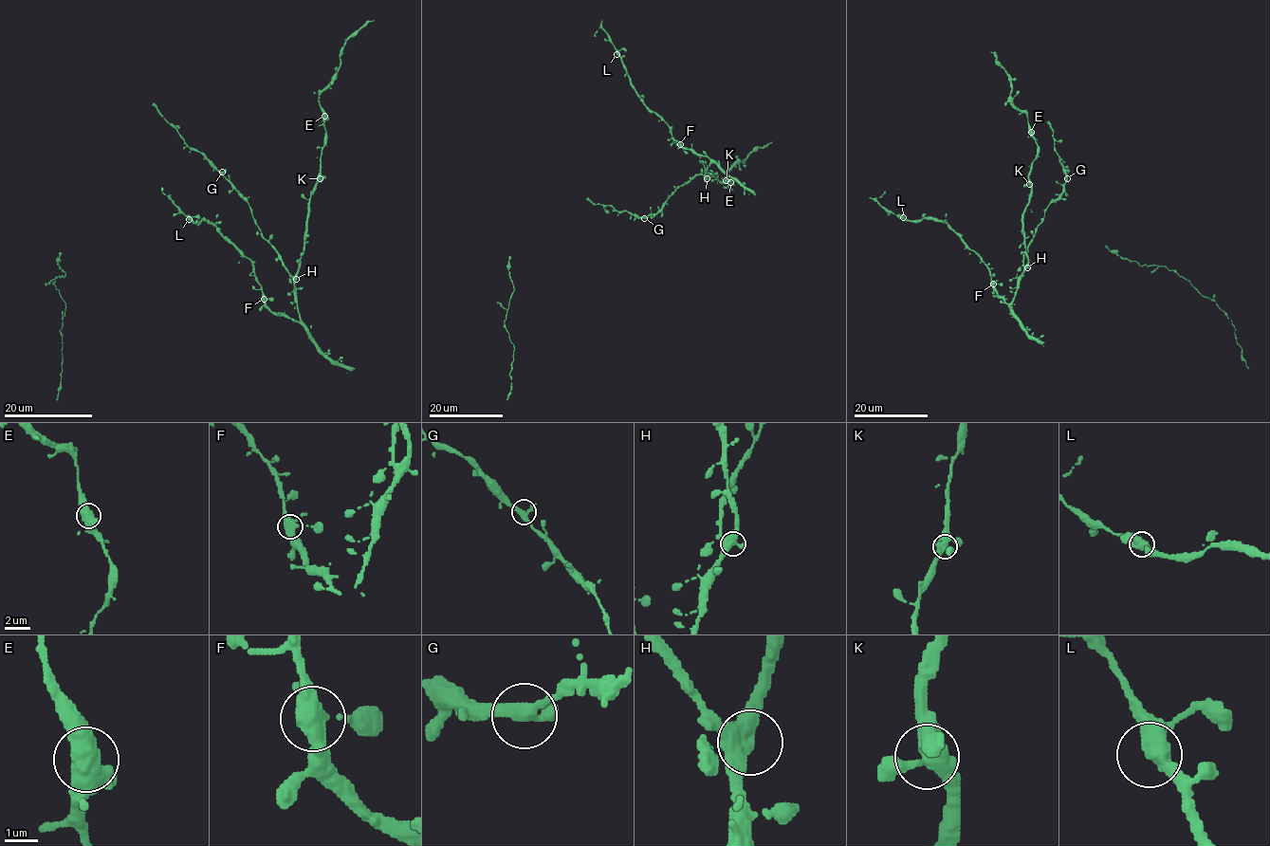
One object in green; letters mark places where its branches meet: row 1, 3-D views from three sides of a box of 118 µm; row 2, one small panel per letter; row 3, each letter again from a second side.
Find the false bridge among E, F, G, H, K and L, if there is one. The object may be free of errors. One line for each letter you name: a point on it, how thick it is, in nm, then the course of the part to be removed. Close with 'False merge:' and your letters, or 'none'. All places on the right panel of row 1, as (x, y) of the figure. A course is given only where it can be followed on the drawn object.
False merge: none

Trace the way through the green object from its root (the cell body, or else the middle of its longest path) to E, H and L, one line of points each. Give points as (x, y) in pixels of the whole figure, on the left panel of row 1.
E: (220, 174), (248, 203), (262, 235), (294, 276), (303, 253), (310, 192), (321, 170), (324, 116)
H: (220, 174), (248, 203), (262, 235), (275, 249), (285, 268), (296, 279)
L: (220, 174), (248, 203), (255, 224), (293, 279), (301, 321), (269, 308), (252, 263), (212, 223), (189, 219)

